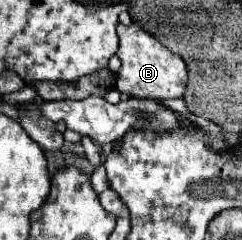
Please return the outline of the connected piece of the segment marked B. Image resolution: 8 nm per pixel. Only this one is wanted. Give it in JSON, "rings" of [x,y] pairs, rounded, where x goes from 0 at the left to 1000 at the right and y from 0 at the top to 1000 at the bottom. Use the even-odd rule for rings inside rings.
{"rings":[[[488,100],[479,133],[496,158],[488,242],[504,250],[479,367],[496,383],[537,383],[554,408],[628,408],[628,417],[752,408],[769,333],[777,333],[777,292],[760,250],[736,225],[694,217],[694,200],[678,200],[628,142],[595,133],[562,100],[537,100],[537,108]]]}

